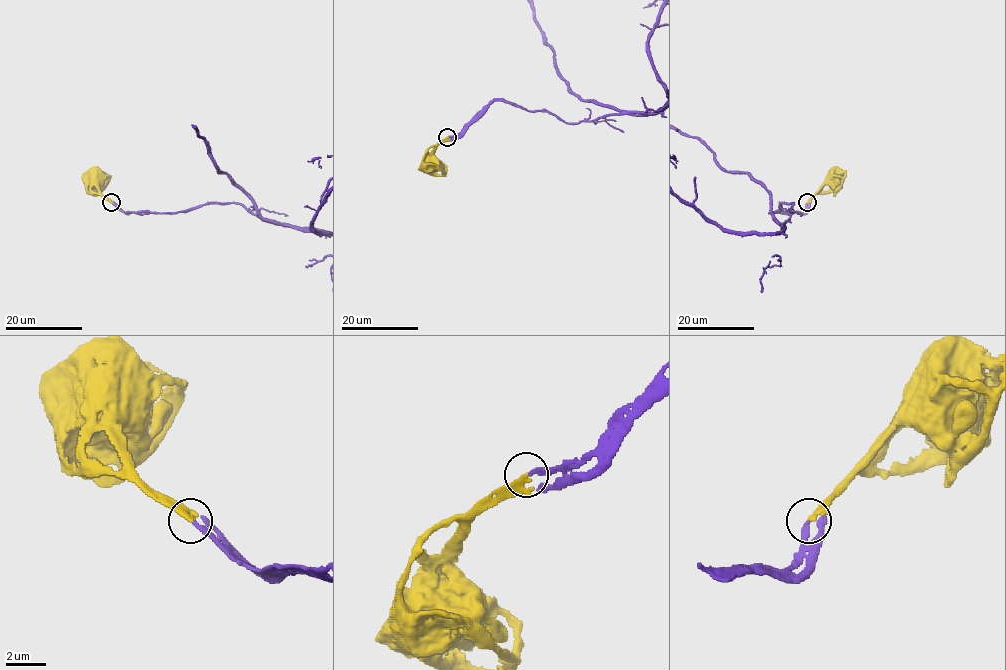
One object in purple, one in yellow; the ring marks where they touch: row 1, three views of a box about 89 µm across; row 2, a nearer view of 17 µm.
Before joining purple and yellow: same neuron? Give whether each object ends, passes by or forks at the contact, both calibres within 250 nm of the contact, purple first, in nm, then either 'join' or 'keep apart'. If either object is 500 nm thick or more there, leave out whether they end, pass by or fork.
purple ends; yellow passes by; calibres 220 and 200 nm; join

